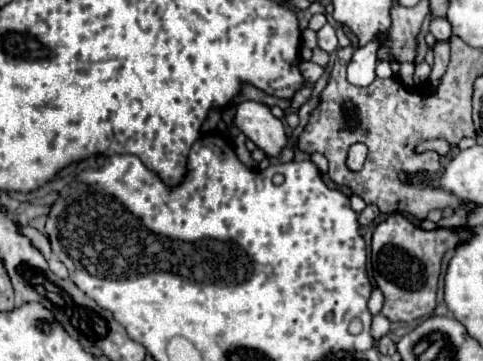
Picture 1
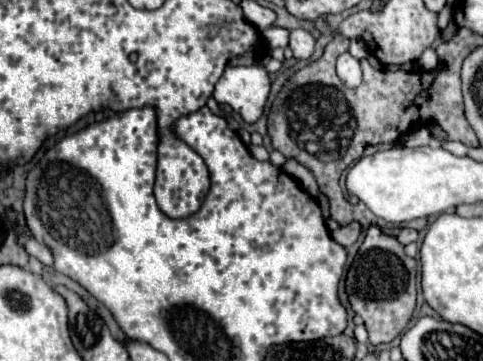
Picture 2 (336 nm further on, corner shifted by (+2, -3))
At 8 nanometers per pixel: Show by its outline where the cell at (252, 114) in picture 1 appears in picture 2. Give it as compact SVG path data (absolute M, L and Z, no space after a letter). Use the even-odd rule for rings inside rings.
M227 65L215 85L213 97L217 103L227 103L247 123L255 123L265 107L269 95L269 73L257 65Z

